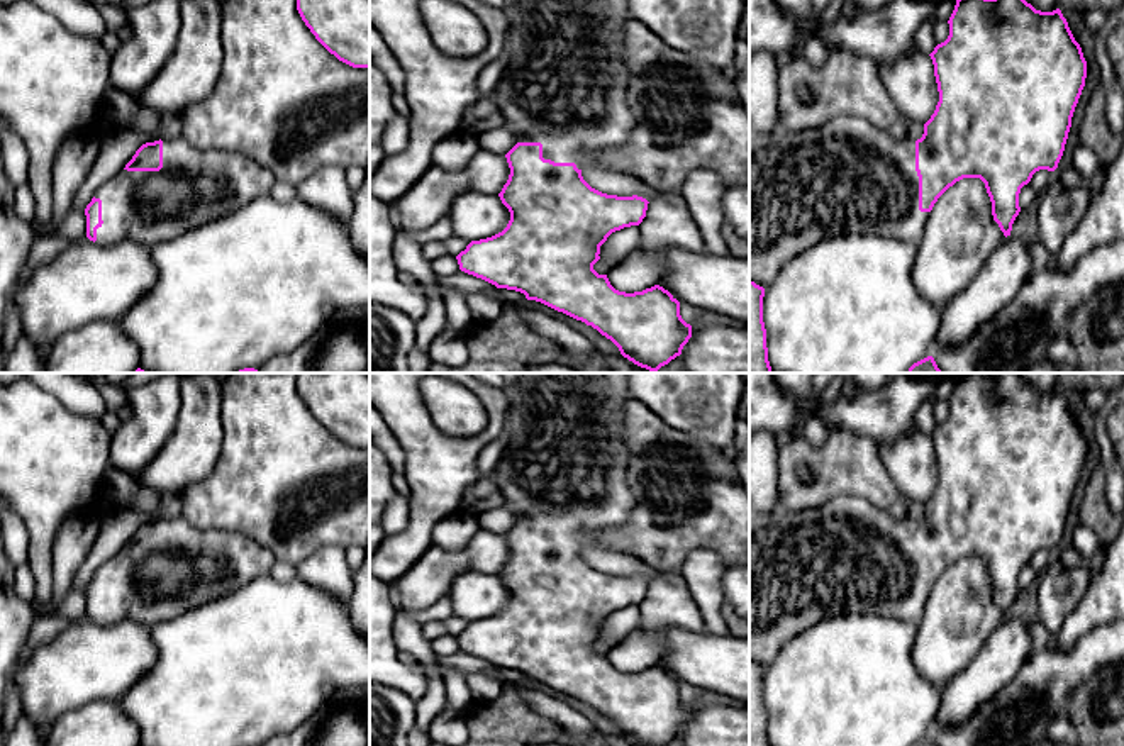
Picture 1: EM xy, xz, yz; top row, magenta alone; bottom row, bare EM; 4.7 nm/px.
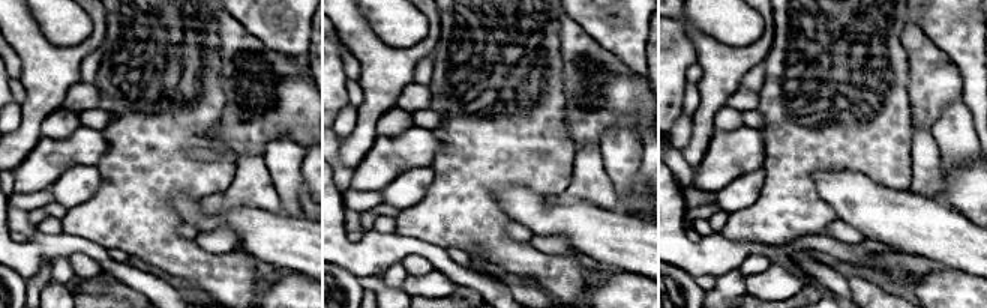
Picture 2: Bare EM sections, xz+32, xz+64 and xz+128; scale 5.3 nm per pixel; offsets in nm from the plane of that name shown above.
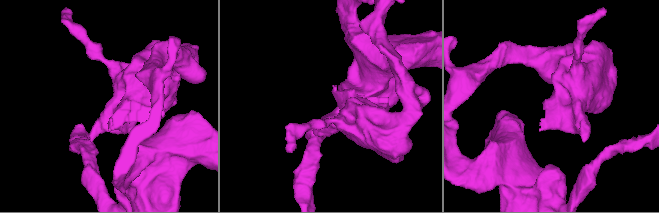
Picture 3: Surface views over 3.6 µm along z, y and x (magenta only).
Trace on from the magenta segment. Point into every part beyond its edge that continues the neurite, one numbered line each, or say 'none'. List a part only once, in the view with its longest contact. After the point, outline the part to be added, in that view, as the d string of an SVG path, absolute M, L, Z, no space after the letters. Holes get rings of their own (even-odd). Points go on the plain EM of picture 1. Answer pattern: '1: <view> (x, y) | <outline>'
1: yz (846, 556) | M841 495L817 509L749 512L749 660L766 668L785 643L819 624L848 614L878 614L917 622L929 592L919 590L915 521L895 519L861 497Z

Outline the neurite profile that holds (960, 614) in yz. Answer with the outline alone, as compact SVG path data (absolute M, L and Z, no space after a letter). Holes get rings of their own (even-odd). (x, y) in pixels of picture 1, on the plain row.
M963 558L949 566L934 583L917 624L912 661L932 685L943 688L963 671L983 649L1005 615L992 595L992 582L980 558Z

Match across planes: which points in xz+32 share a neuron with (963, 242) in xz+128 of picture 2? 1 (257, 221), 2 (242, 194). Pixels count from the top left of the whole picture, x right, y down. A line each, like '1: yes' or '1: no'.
1: yes
2: no

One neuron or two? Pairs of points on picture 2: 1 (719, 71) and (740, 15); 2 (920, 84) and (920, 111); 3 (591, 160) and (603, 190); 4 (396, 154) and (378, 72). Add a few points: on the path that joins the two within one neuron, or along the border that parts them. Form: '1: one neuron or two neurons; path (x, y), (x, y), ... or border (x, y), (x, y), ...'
1: two neurons; border (696, 29), (729, 45), (749, 45), (761, 36)
2: one neuron; path (920, 90), (920, 105)
3: one neuron; path (591, 167), (591, 178), (596, 182)
4: two neurons; border (378, 135), (357, 164)

